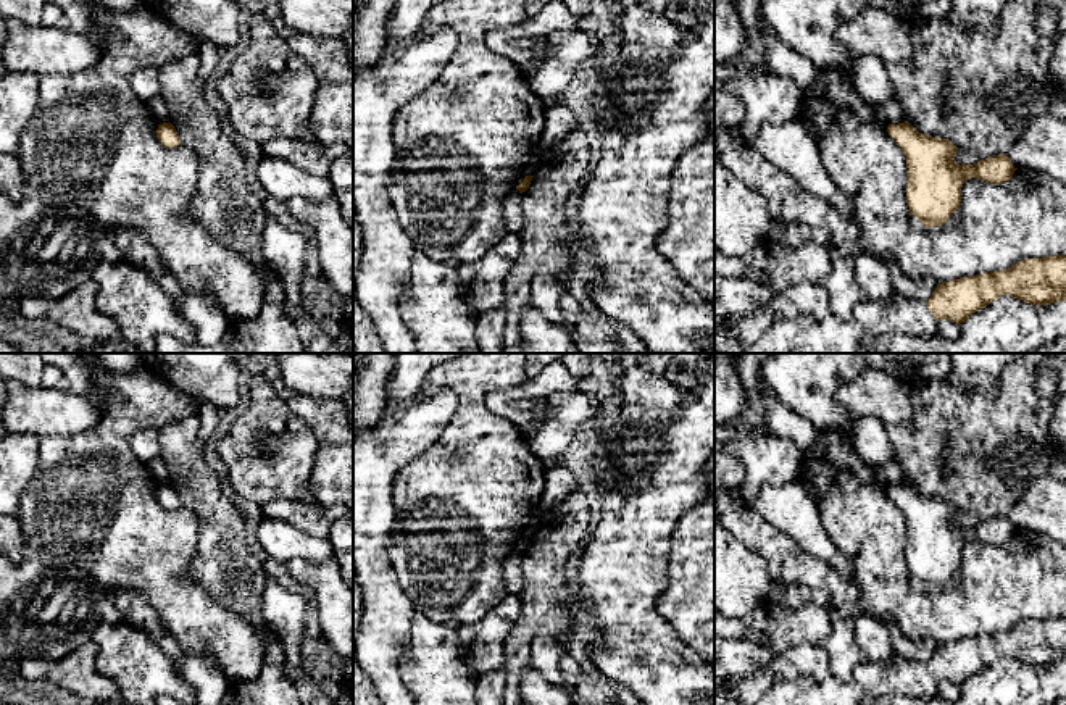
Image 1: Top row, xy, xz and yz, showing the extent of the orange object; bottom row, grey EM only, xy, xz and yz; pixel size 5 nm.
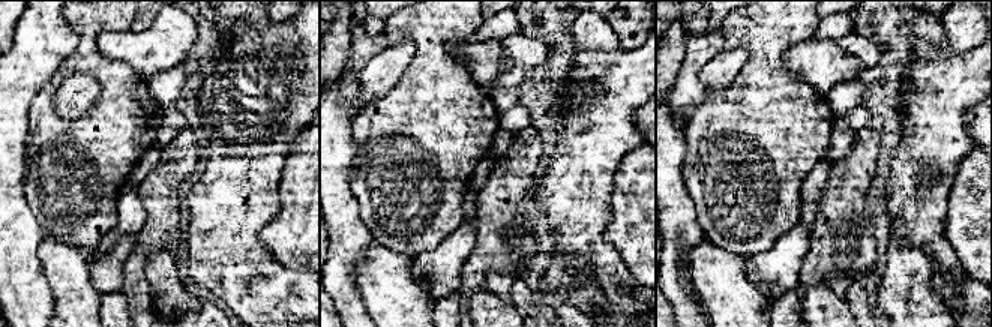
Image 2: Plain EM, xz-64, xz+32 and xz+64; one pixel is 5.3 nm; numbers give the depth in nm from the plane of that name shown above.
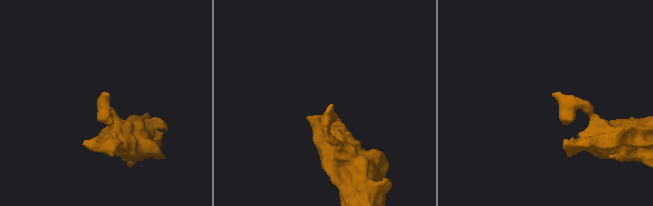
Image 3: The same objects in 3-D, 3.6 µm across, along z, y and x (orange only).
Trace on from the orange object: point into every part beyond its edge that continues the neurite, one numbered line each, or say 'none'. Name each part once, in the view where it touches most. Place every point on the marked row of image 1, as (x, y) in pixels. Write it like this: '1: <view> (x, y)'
1: yz (870, 318)

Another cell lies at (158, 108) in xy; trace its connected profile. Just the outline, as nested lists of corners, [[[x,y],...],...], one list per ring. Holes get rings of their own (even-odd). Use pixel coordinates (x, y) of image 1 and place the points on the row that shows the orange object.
[[[155,97],[152,100],[147,100],[145,103],[158,124],[171,123],[168,105],[163,102],[161,97]]]

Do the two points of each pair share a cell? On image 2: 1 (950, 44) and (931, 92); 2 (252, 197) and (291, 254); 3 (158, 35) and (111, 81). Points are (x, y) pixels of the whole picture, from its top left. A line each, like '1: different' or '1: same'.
1: different
2: different
3: different

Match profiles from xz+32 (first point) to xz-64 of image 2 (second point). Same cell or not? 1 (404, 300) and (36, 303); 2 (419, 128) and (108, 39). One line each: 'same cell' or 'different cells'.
1: different cells
2: different cells

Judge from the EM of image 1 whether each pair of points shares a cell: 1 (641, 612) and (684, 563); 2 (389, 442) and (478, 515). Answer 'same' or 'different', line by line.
1: different
2: different

